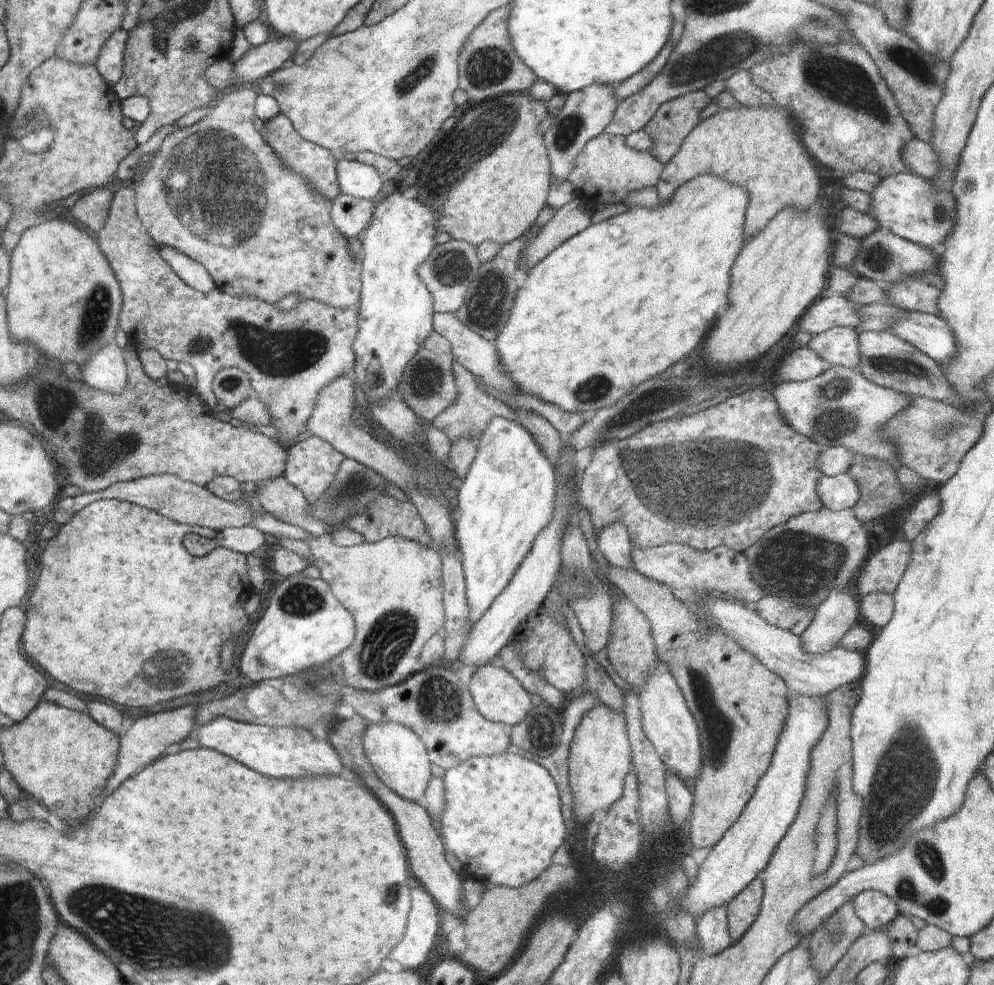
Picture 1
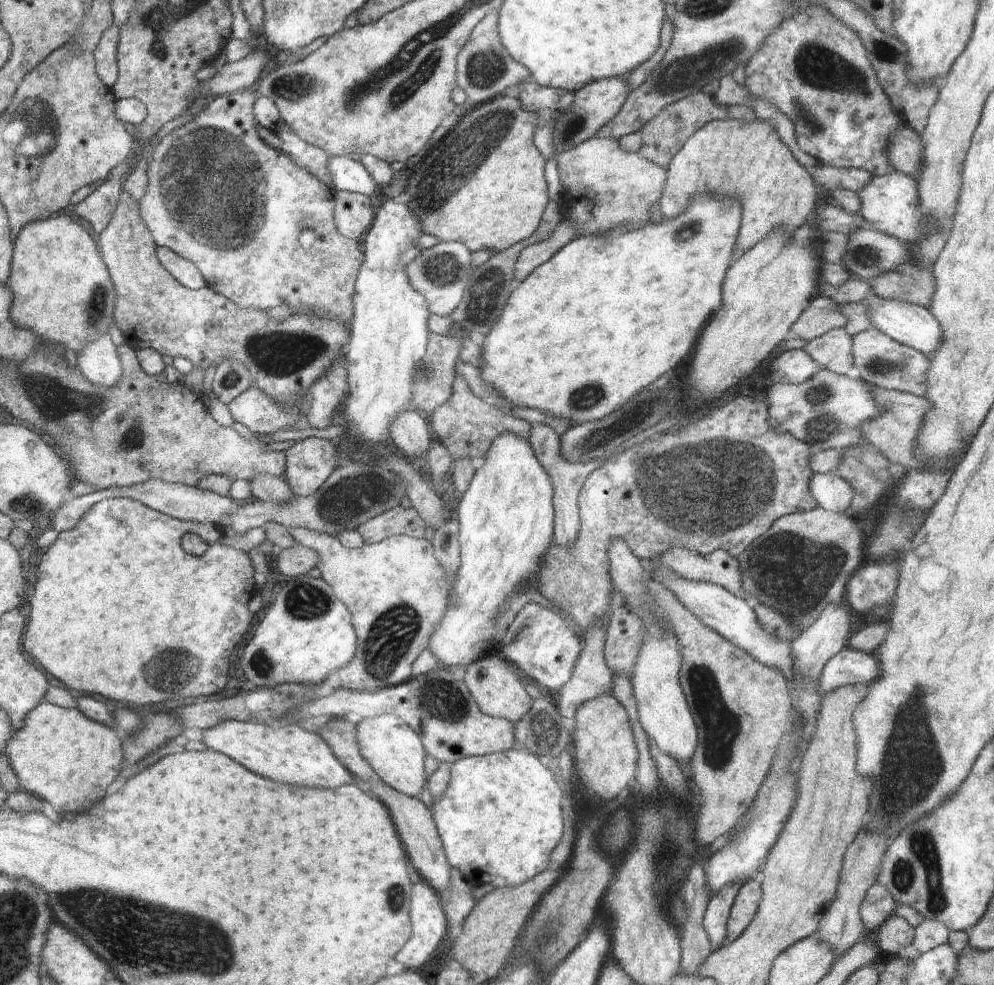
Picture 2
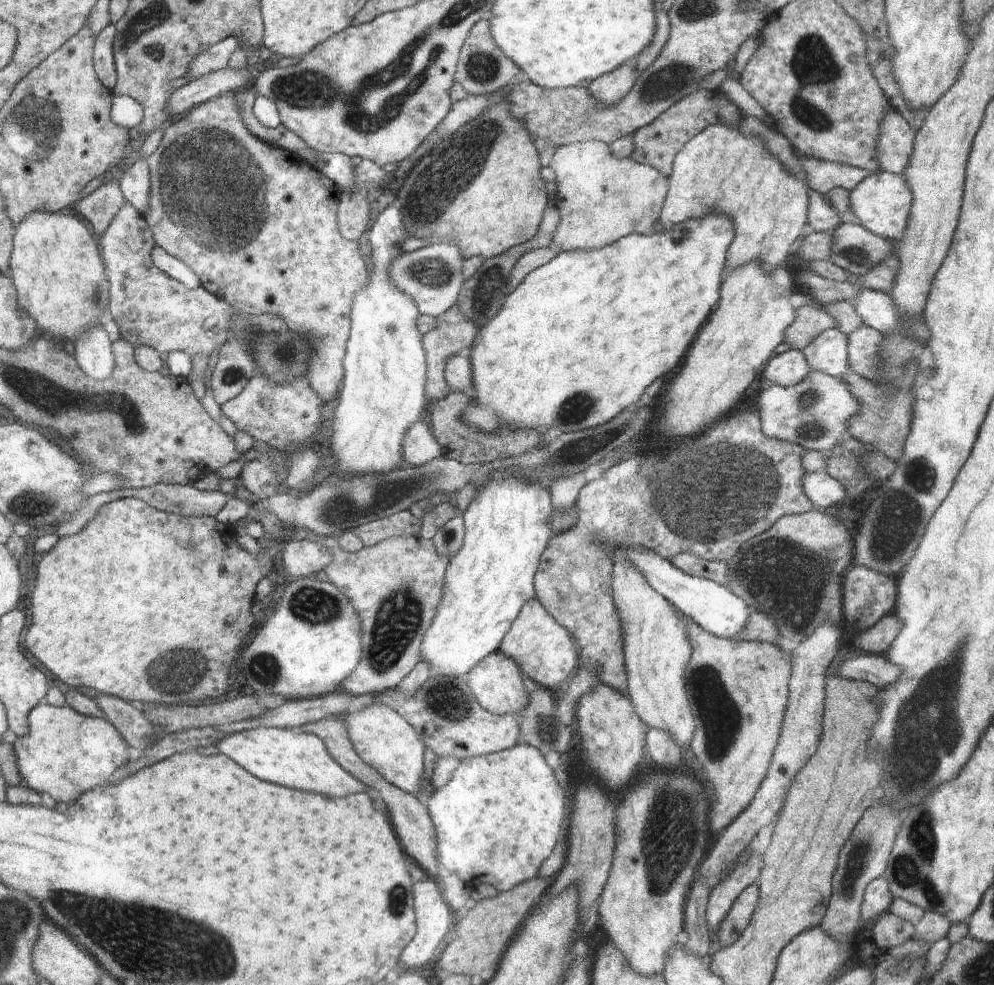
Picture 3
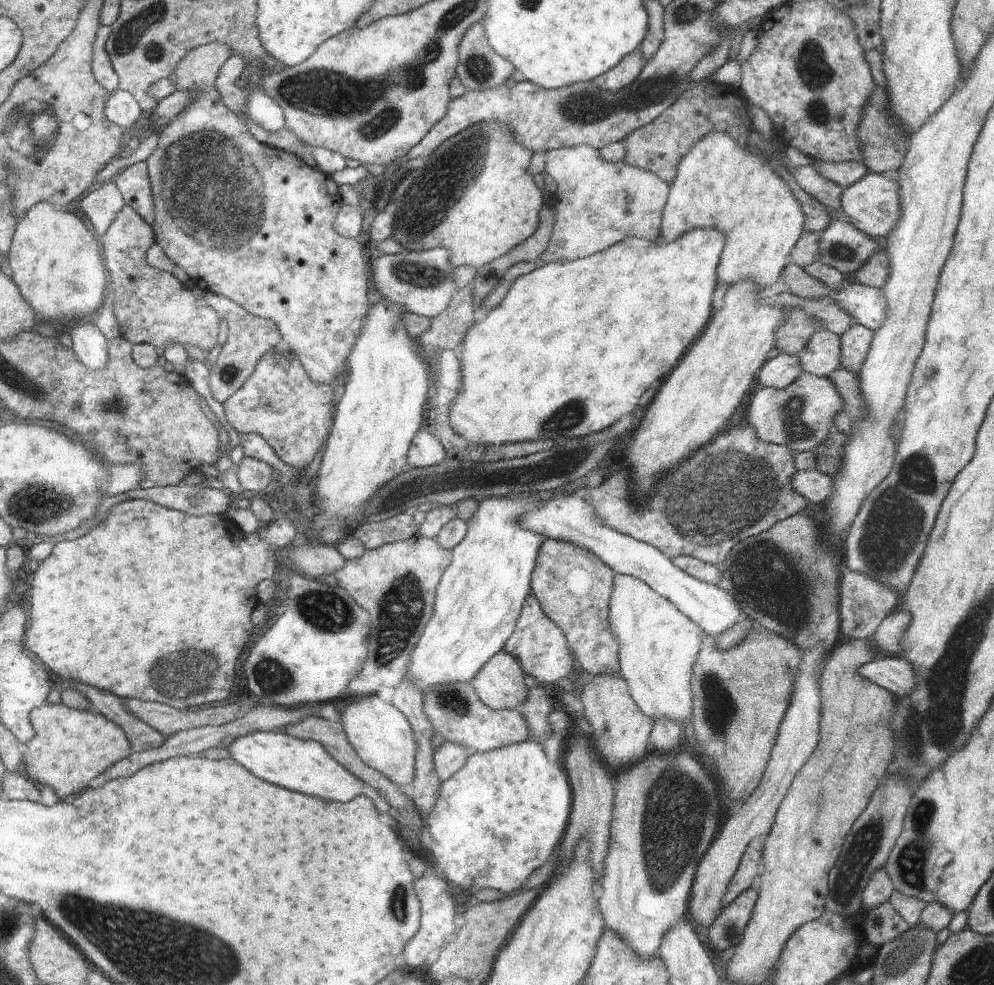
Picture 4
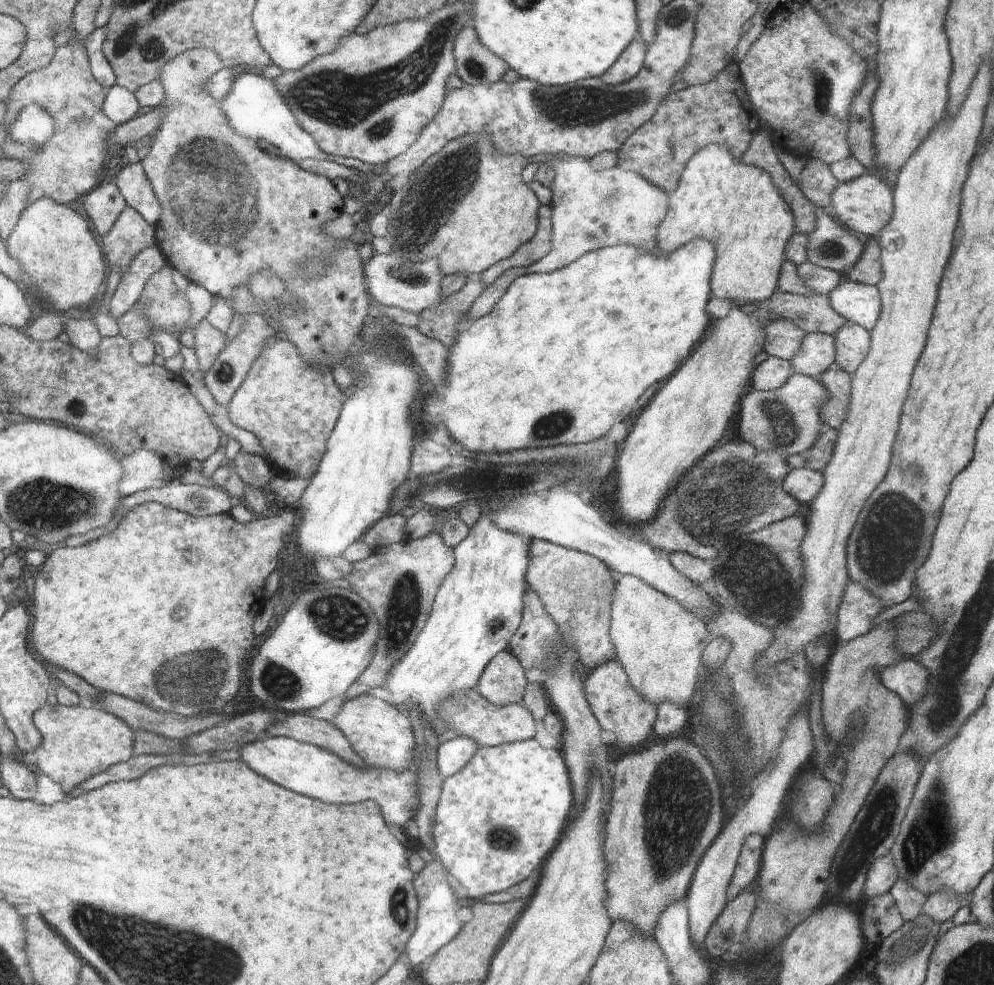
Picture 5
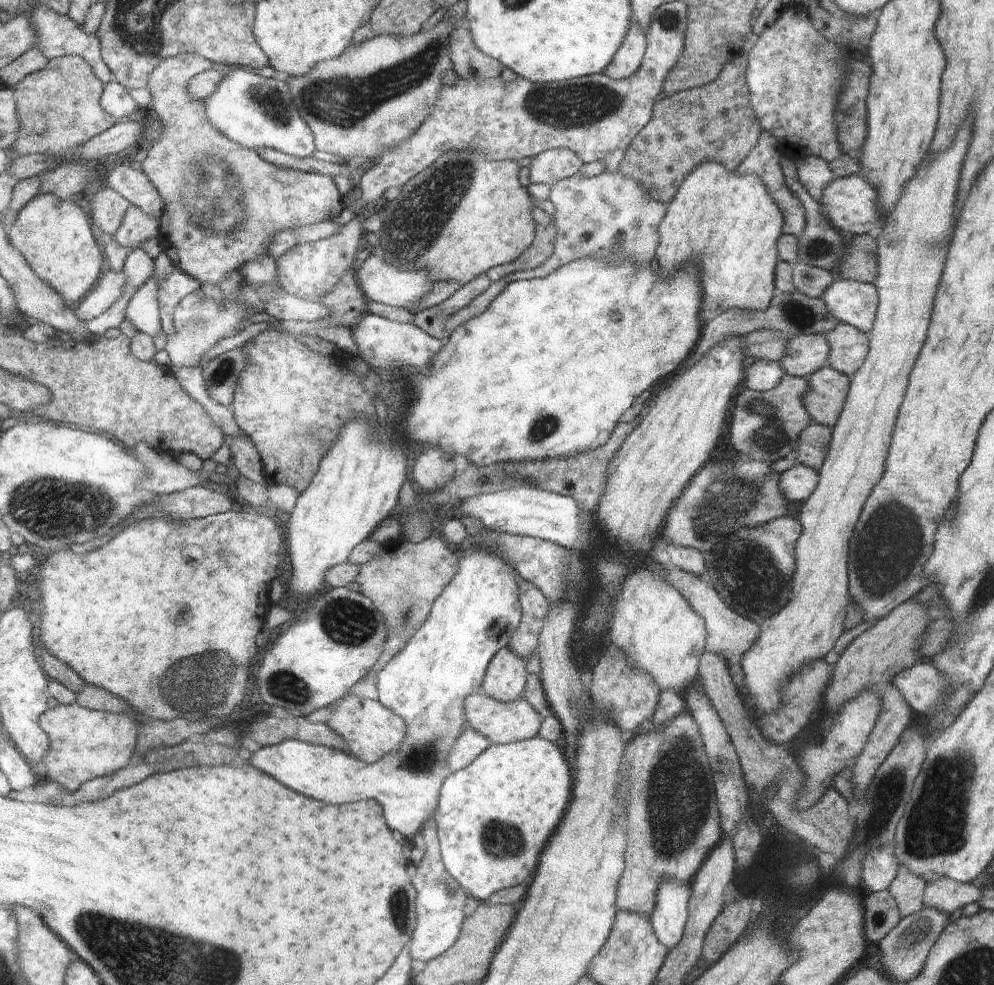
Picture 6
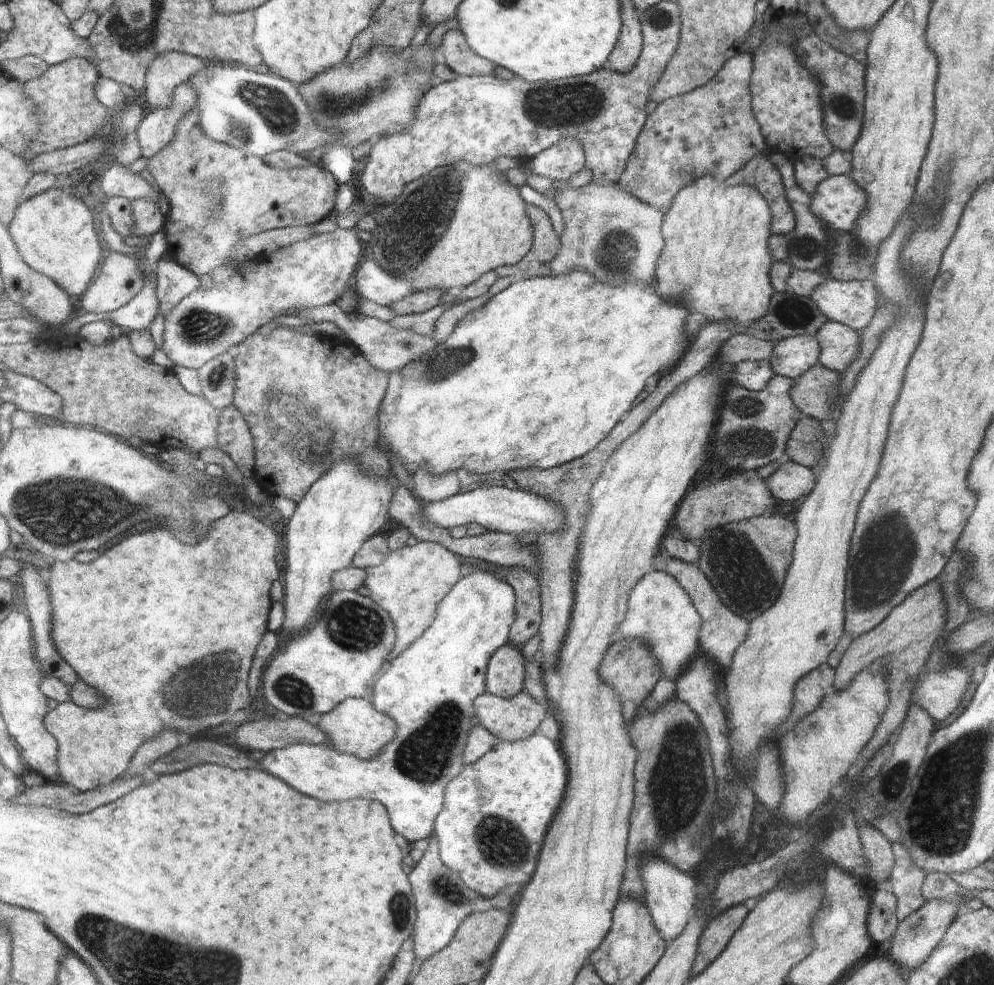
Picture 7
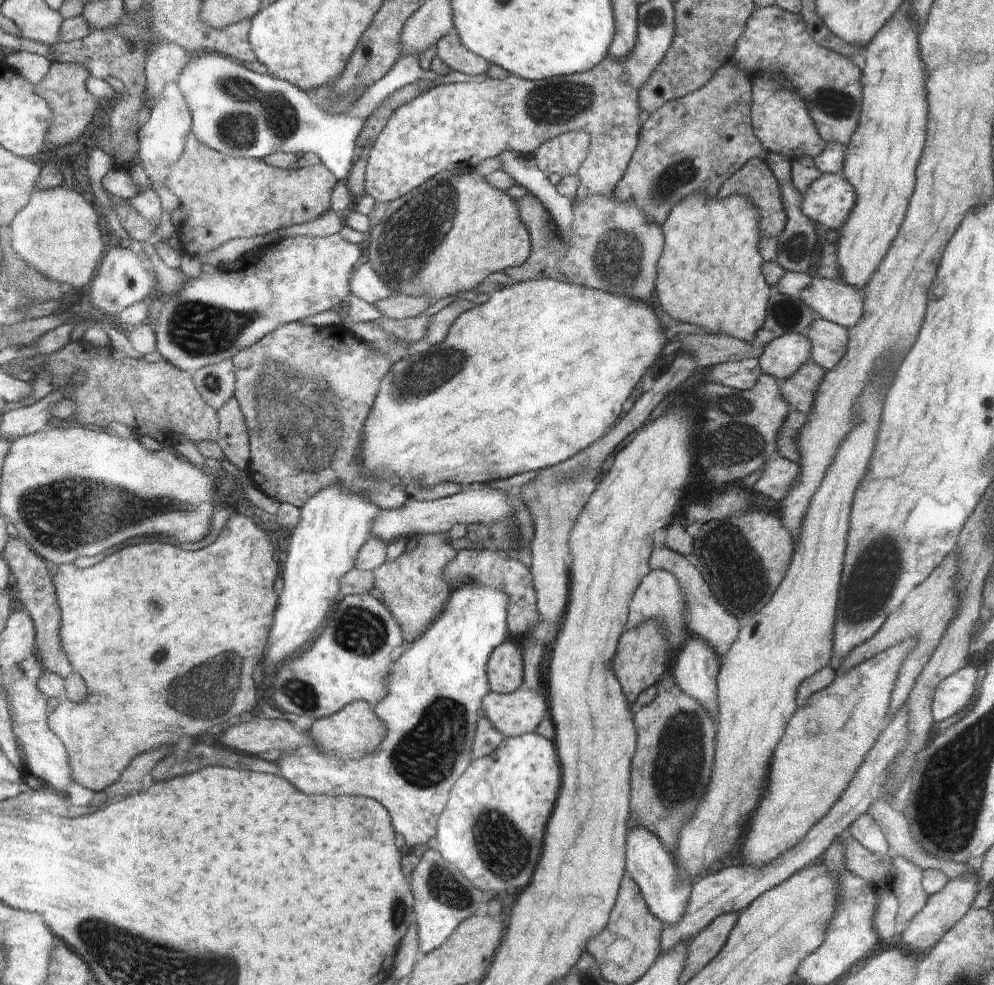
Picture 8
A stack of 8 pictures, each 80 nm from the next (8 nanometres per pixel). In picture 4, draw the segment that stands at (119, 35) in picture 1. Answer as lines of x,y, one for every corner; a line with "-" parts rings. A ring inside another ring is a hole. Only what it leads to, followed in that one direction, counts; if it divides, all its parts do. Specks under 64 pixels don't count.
102,25
97,32
97,40
93,46
93,64
92,71
94,79
110,94
119,89
119,79
113,70
106,44
109,42
112,34
112,27

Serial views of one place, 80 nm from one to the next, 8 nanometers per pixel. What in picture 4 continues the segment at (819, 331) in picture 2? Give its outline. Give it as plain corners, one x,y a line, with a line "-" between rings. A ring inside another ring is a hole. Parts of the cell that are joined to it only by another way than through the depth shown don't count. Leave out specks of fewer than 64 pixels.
792,308
789,318
777,332
778,350
784,354
798,355
810,342
810,338
824,328
824,322
816,320
812,314

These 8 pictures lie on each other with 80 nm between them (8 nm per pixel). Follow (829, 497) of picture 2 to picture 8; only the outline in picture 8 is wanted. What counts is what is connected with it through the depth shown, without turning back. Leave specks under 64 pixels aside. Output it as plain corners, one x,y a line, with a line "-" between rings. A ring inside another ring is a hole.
772,455
762,470
762,477
752,488
752,492
768,496
775,501
781,501
786,496
788,486
800,474
800,466
789,462
779,455

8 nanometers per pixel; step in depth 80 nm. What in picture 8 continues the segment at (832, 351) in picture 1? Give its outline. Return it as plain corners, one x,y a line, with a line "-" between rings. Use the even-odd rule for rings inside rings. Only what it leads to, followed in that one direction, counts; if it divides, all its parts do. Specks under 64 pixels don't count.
786,332
763,348
760,358
757,359
762,373
785,382
802,368
802,364
810,361
812,344
806,334

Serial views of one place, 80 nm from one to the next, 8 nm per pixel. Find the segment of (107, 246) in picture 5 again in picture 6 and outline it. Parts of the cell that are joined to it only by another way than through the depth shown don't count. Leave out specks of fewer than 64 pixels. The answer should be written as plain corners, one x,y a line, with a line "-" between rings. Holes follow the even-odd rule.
130,206
114,234
115,242
124,248
137,249
148,239
160,235
161,216
148,216
138,206

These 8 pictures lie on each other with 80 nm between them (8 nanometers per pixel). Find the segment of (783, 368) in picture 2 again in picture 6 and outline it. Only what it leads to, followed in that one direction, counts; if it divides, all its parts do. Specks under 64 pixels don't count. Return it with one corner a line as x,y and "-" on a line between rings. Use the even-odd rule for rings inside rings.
756,359
746,367
746,388
756,392
769,391
776,387
784,376
785,372
779,361

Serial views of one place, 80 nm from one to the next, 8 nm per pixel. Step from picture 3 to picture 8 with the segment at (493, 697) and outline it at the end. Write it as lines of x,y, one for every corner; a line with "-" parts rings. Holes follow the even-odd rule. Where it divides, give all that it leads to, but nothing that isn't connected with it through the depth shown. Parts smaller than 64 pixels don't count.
507,639
489,660
490,691
506,695
522,686
522,654
514,642

